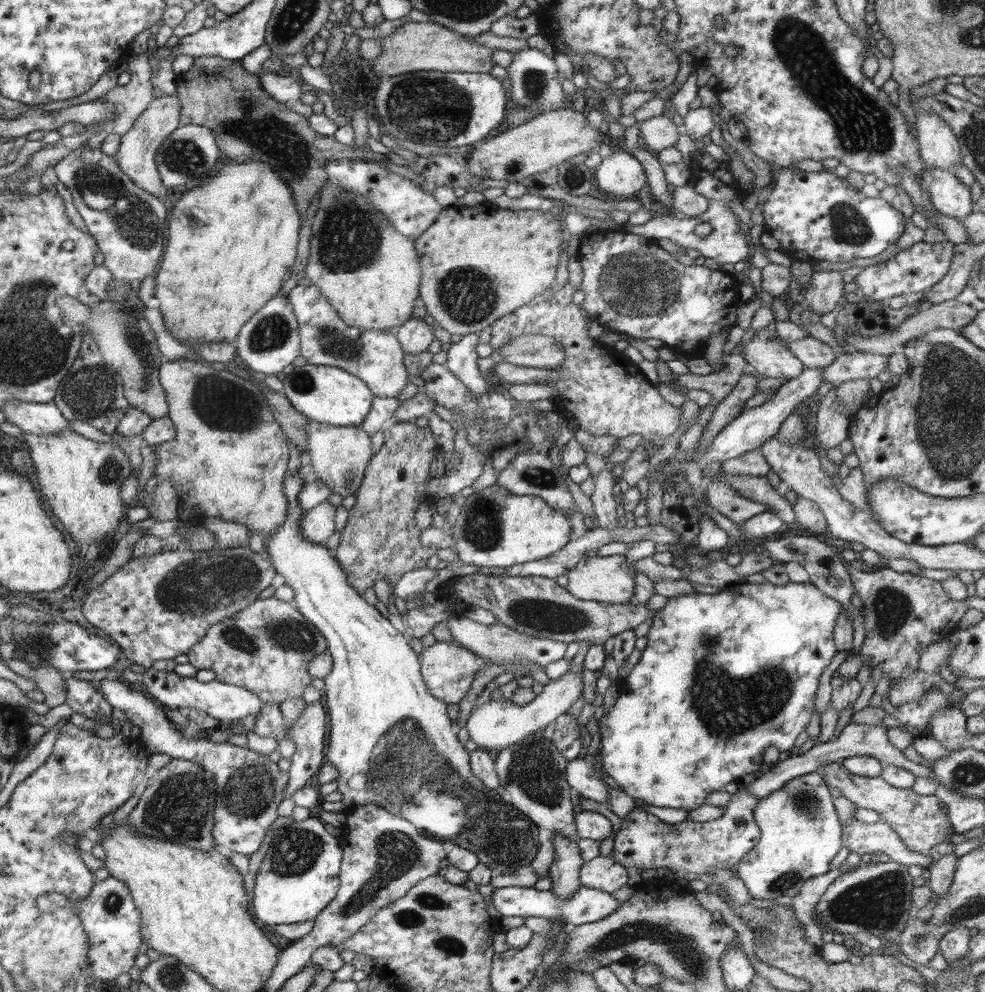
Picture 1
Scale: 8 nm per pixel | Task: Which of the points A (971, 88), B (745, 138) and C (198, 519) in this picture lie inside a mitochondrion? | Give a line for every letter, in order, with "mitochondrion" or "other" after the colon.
A: other
B: other
C: other

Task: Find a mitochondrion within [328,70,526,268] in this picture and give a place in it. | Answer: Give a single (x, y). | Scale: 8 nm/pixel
(436, 103)

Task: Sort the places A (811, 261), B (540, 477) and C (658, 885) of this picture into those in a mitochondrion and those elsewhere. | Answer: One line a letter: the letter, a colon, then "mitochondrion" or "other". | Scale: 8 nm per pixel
A: other
B: mitochondrion
C: other

